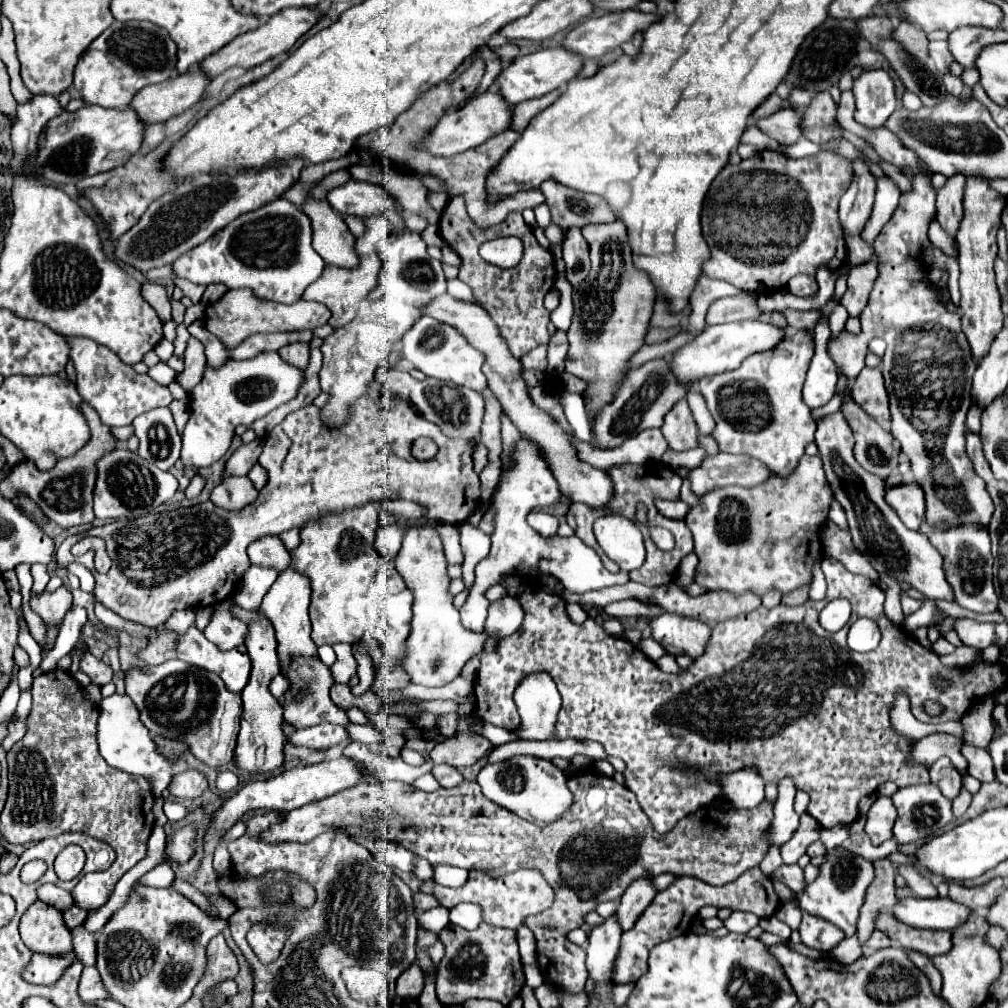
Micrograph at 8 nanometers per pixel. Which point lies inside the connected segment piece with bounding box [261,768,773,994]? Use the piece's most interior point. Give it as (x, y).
(592, 853)

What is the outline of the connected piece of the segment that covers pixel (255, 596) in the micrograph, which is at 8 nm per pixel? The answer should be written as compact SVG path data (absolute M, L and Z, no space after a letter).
M251 564L239 584L239 592L235 596L237 604L245 610L253 610L261 606L263 596L269 592L271 584L277 580L279 572L271 566L255 566Z

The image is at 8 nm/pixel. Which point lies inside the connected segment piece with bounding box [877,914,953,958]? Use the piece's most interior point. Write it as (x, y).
(931, 942)

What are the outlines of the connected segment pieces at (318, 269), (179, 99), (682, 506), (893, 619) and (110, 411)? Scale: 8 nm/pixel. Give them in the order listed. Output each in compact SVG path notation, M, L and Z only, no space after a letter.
M277 198L275 202L269 202L249 214L241 214L241 218L229 222L229 226L221 228L213 238L195 246L191 252L185 252L181 258L173 262L173 274L177 278L185 278L193 284L203 284L203 286L221 282L227 288L251 288L255 296L283 304L301 300L305 286L309 286L323 272L323 268L325 268L323 258L311 246L309 218L301 212L299 206L283 198Z
M189 70L161 84L143 88L131 106L147 124L165 122L201 102L209 84L211 78L203 70Z
M657 500L655 502L657 510L667 516L667 518L675 518L675 520L683 520L685 514L689 512L689 506L681 500L675 500L675 502L669 502L669 500Z
M882 574L880 577L882 582L889 584L889 592L885 592L885 616L891 624L895 624L897 628L903 628L905 624L905 614L901 610L901 604L899 604L899 594L901 594L901 588L897 582L893 582L893 578L889 574Z
M67 338L67 342L71 350L71 362L77 372L75 376L77 392L85 402L89 402L97 410L101 422L107 424L109 428L129 426L133 418L137 418L137 414L171 404L173 398L167 386L157 384L147 374L137 374L133 366L121 362L117 354L113 354L99 342L93 342L91 338Z

